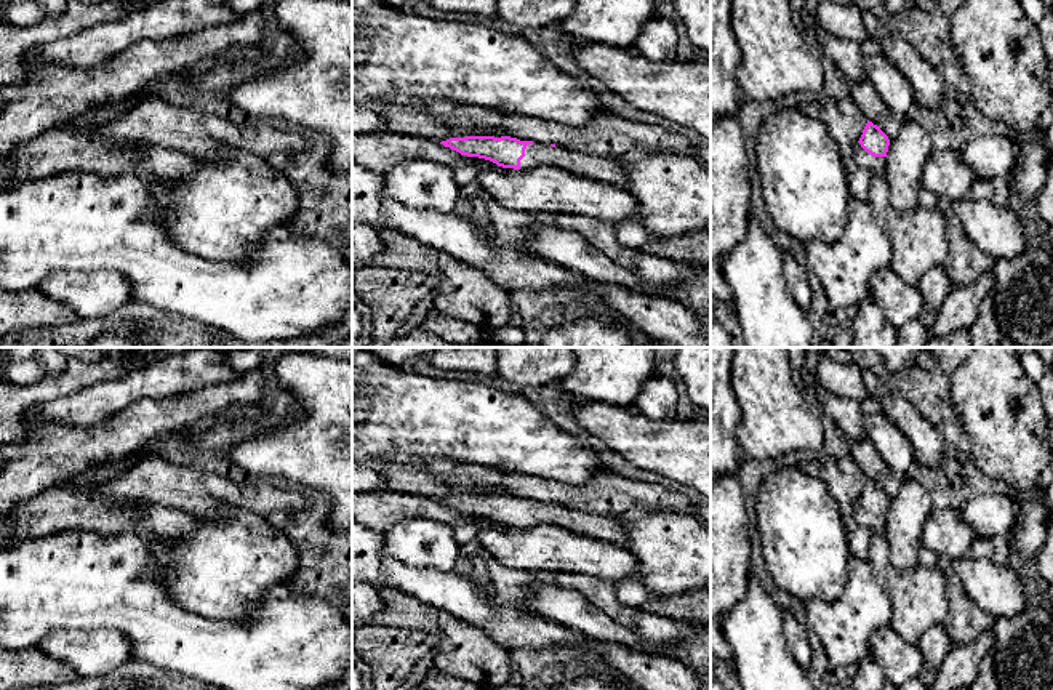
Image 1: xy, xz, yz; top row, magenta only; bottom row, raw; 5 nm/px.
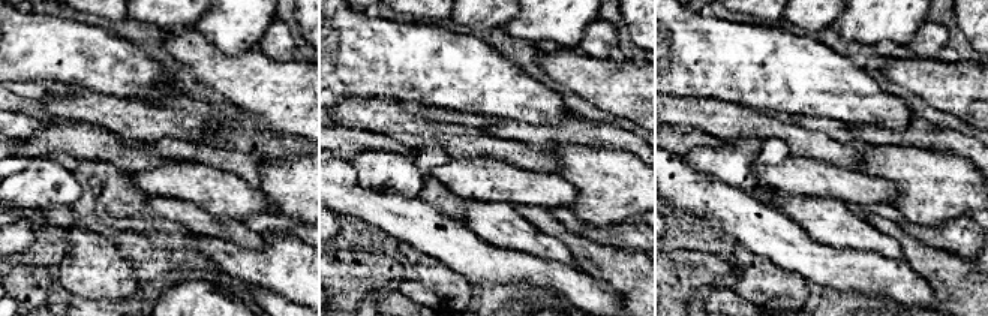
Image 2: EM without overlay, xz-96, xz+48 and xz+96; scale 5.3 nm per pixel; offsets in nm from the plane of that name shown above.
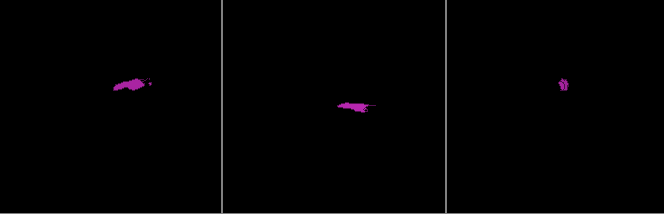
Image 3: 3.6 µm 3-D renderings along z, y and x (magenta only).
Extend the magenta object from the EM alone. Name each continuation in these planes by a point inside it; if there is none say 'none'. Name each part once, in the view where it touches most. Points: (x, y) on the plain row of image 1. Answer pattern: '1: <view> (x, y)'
1: xz (400, 477)

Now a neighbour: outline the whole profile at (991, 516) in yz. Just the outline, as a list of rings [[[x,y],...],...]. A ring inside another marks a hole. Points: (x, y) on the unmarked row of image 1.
[[[1003,493],[970,498],[960,507],[962,519],[967,520],[976,536],[994,538],[1007,535],[1015,522],[1015,501]]]

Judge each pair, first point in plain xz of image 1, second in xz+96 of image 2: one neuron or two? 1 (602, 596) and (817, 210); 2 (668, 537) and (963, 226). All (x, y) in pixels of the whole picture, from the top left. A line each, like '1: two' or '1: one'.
1: two
2: two

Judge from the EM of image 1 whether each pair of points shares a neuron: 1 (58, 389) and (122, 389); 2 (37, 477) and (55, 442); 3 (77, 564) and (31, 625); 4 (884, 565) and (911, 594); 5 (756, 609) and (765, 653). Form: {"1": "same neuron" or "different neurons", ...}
{"1": "different neurons", "2": "same neuron", "3": "same neuron", "4": "same neuron", "5": "same neuron"}

